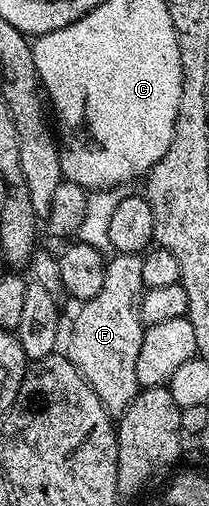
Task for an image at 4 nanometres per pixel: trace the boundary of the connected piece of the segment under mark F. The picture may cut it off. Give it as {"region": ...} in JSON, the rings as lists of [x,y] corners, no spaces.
{"region":[[[114,254],[105,264],[103,285],[99,293],[82,302],[69,331],[67,354],[71,365],[85,378],[85,384],[99,397],[110,416],[125,414],[136,397],[139,384],[135,377],[135,364],[139,361],[139,345],[143,345],[146,326],[141,321],[139,305],[143,285],[141,255]]]}

